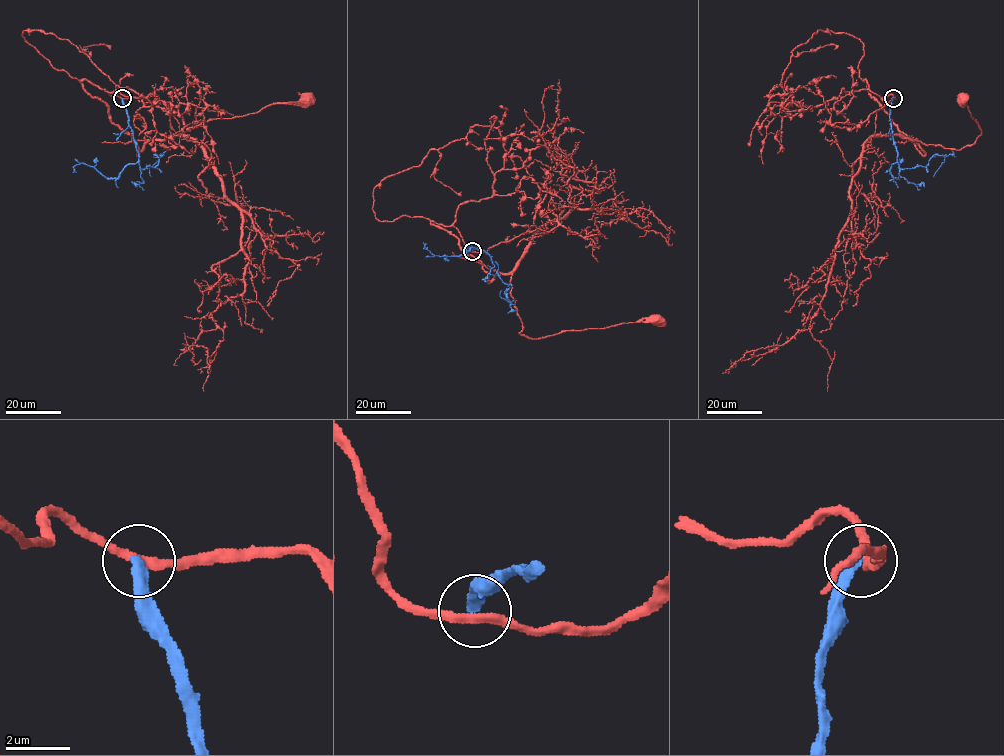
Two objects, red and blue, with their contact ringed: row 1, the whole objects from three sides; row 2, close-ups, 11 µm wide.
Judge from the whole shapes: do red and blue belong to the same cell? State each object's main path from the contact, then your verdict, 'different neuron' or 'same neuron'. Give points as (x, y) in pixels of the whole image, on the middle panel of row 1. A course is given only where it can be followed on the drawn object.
course red (473, 251), (454, 226), (431, 222), (481, 263), (489, 282), (511, 275), (519, 333), (532, 338), (656, 320); course blue (473, 251), (479, 247), (497, 264), (499, 278), (509, 286), (506, 292), (510, 302), (499, 296), (501, 290); different neuron

